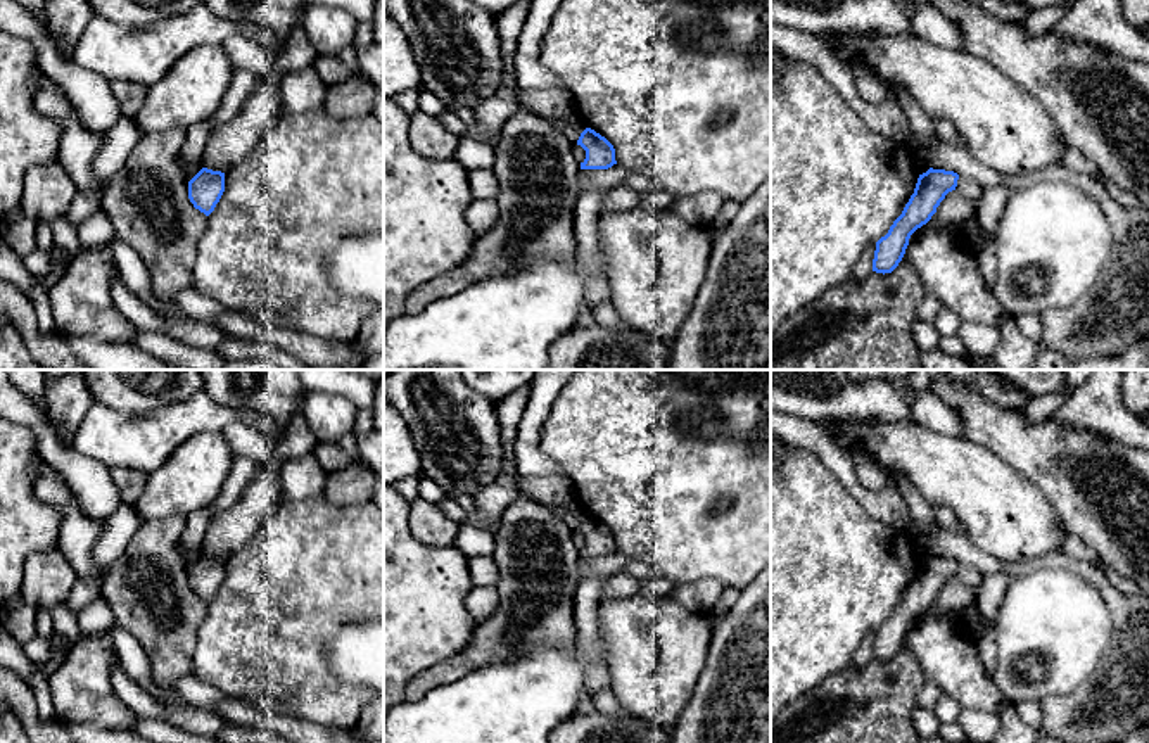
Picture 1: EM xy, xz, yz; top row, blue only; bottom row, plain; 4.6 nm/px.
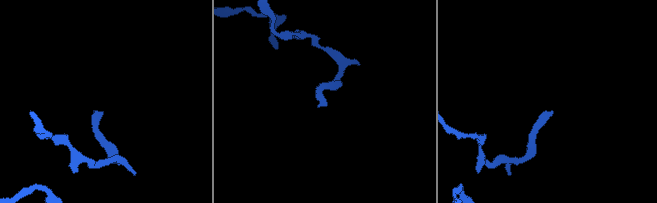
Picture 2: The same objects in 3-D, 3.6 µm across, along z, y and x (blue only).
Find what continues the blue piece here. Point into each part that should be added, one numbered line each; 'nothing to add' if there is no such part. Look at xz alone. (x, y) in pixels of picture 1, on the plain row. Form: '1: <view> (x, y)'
nothing to add

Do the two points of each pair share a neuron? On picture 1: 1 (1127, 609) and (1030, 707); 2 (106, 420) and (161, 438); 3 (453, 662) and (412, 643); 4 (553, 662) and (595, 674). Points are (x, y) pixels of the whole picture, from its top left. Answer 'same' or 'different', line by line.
1: different
2: same
3: different
4: different

